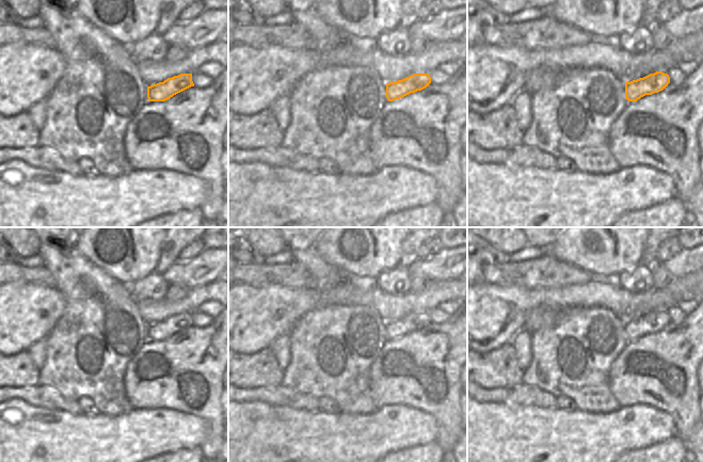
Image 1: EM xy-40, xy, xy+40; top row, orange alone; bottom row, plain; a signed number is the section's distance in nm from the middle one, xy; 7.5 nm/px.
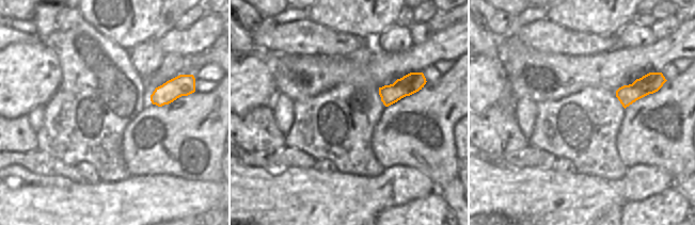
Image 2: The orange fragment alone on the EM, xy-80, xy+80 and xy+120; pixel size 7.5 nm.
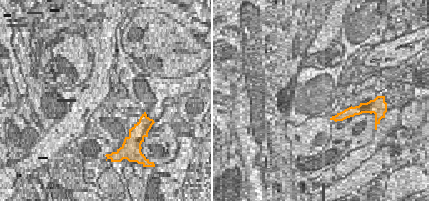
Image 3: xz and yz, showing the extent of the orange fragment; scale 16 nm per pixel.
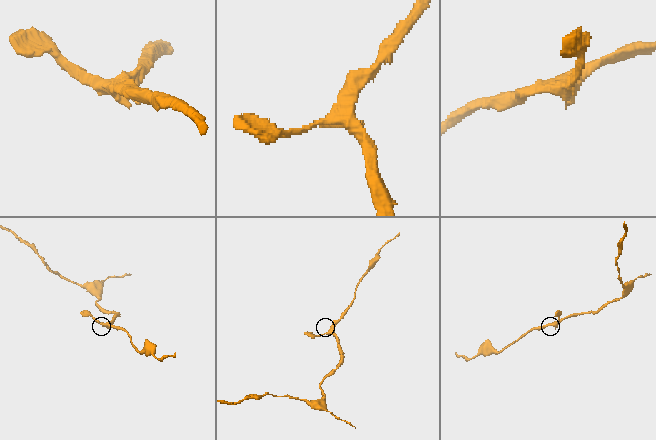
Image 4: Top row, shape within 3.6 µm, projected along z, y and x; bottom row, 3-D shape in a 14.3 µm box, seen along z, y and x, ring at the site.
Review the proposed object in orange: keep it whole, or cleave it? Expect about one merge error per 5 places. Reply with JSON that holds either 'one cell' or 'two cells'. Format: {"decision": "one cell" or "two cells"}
{"decision": "one cell"}

